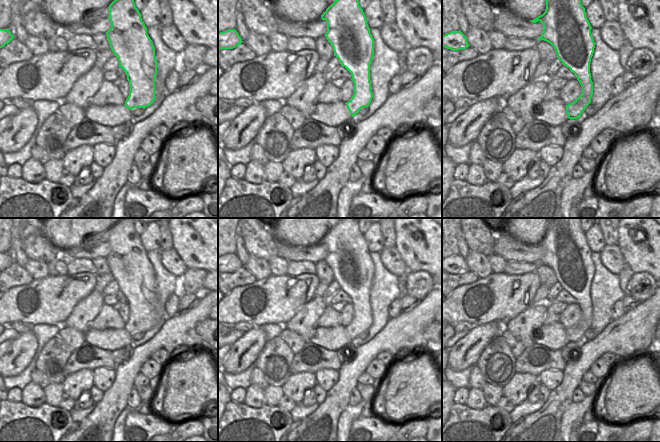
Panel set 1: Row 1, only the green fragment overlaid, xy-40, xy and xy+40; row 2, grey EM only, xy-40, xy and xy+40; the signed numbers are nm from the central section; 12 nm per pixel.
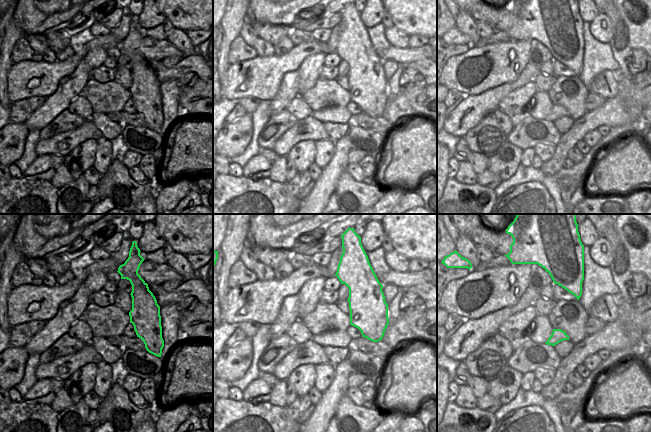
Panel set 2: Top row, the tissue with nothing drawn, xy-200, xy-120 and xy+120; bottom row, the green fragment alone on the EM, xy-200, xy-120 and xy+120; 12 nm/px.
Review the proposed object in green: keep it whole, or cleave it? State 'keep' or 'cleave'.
keep

